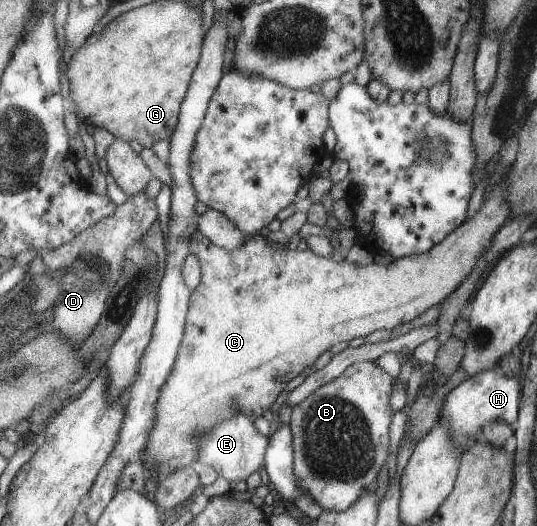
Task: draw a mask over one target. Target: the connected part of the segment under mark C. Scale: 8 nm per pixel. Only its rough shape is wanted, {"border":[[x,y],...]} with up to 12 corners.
{"border":[[513,212],[388,266],[261,234],[201,267],[146,449],[252,419],[336,343],[446,301]]}

